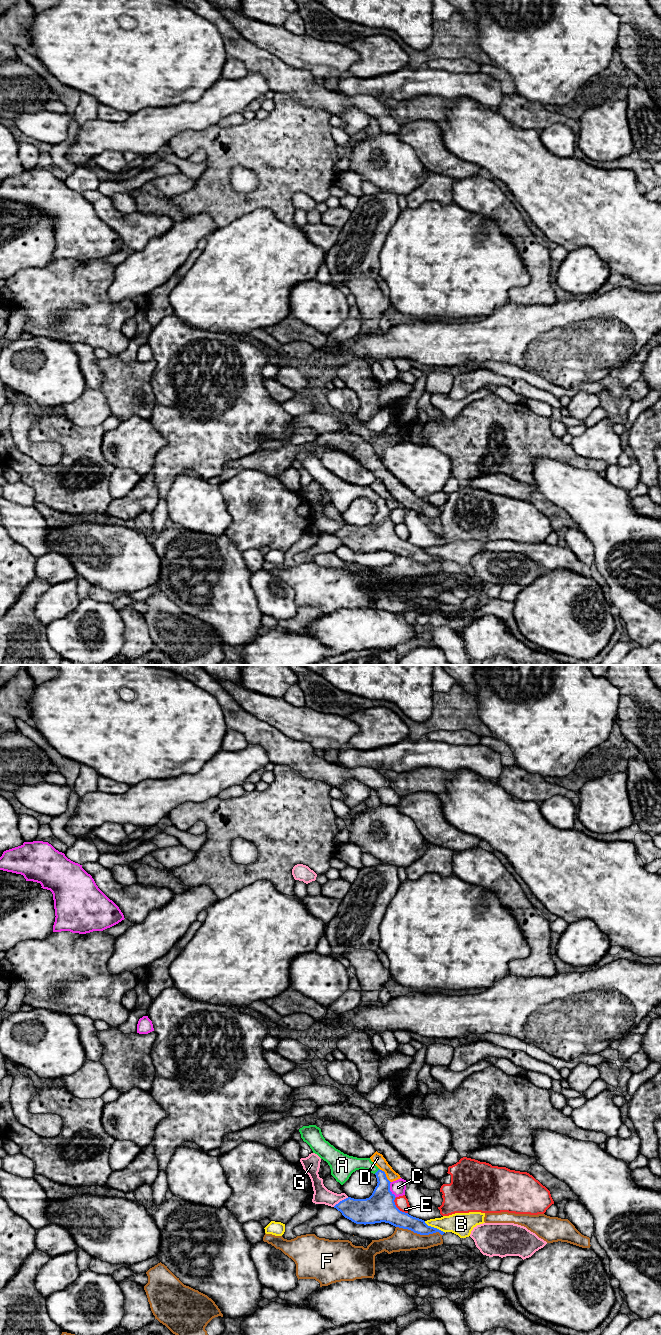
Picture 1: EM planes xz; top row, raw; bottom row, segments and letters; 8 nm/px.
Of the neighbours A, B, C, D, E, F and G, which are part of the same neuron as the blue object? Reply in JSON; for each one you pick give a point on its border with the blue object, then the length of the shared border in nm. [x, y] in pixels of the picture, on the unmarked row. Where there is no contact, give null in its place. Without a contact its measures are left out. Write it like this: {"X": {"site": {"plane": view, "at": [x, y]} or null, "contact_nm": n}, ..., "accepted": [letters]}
{"A": {"site": {"plane": "xz", "at": [377, 499]}, "contact_nm": 60}, "accepted": ["A"]}

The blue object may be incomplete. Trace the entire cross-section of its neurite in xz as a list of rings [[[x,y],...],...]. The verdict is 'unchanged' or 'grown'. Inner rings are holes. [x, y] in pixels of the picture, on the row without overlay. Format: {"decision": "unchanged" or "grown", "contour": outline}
{"decision": "grown", "contour": [[[316,453],[303,454],[299,457],[301,466],[313,481],[326,489],[331,503],[343,513],[356,498],[368,498],[376,503],[377,514],[366,527],[348,525],[334,534],[342,543],[356,552],[389,551],[395,555],[408,557],[420,563],[445,560],[428,554],[424,548],[400,539],[395,533],[395,523],[390,519],[390,509],[370,486],[357,486],[344,482],[331,473]]]}

